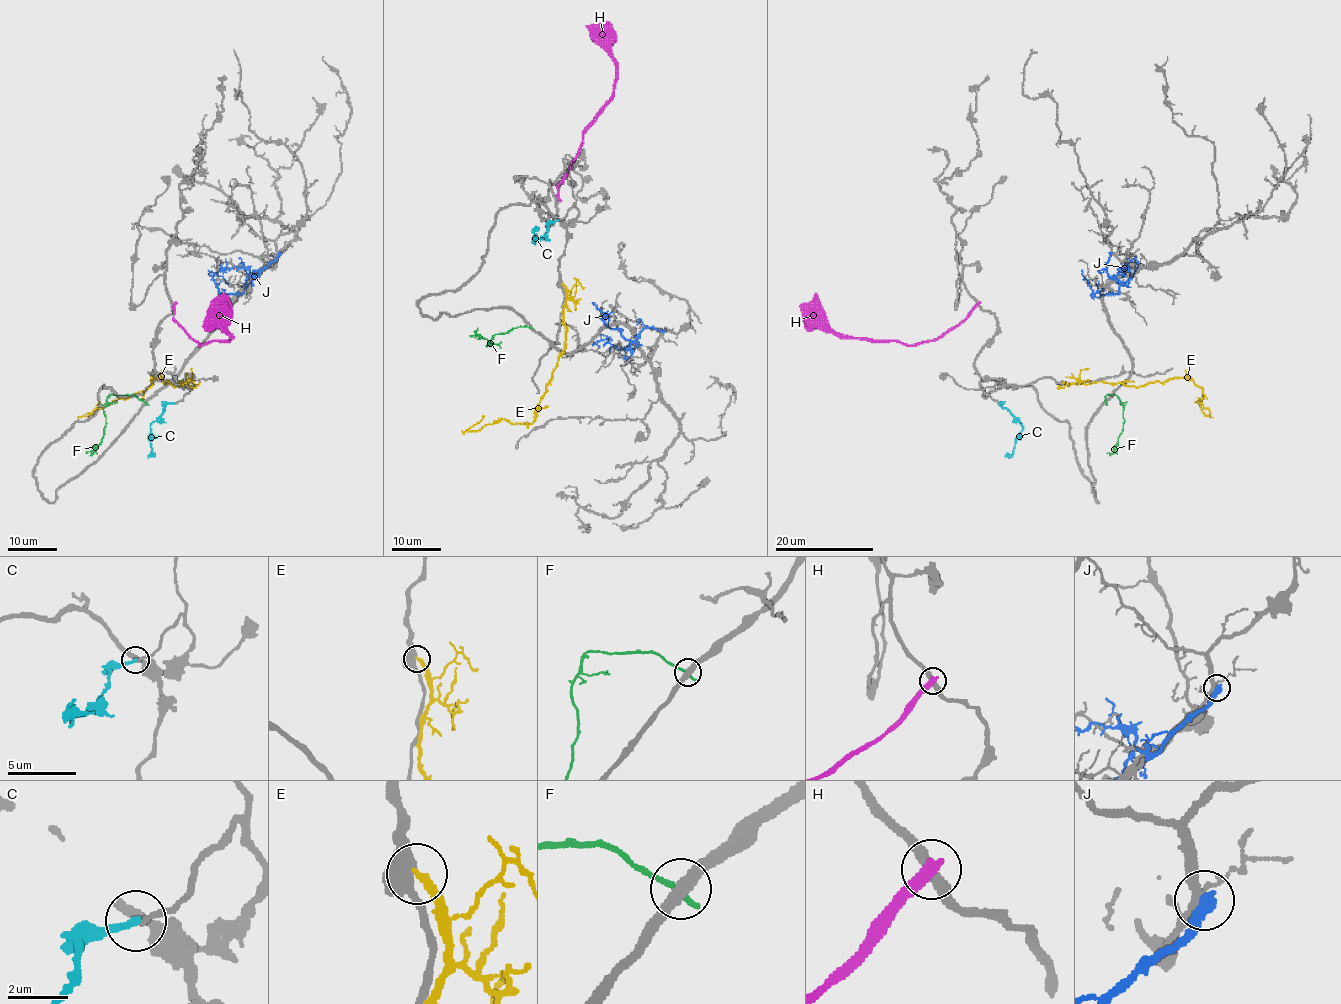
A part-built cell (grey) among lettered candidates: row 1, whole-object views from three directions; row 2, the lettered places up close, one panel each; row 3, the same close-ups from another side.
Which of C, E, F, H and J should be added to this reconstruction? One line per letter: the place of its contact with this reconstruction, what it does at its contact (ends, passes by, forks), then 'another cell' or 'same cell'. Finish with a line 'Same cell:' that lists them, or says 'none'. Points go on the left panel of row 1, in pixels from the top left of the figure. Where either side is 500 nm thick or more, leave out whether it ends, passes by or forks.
C: contact (174, 403); it ends; same cell
E: contact (178, 382); another cell
F: contact (145, 402); it ends; another cell
H: contact (174, 304); it ends; another cell
J: contact (278, 253); it ends; another cell
Same cell: C

